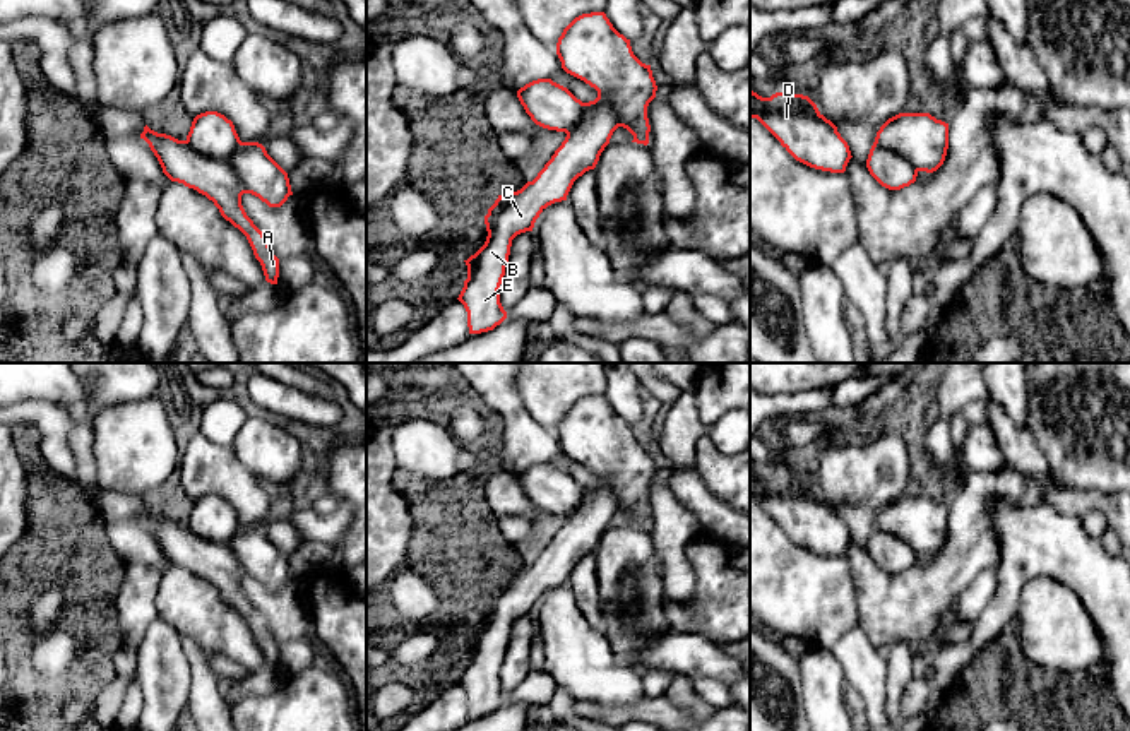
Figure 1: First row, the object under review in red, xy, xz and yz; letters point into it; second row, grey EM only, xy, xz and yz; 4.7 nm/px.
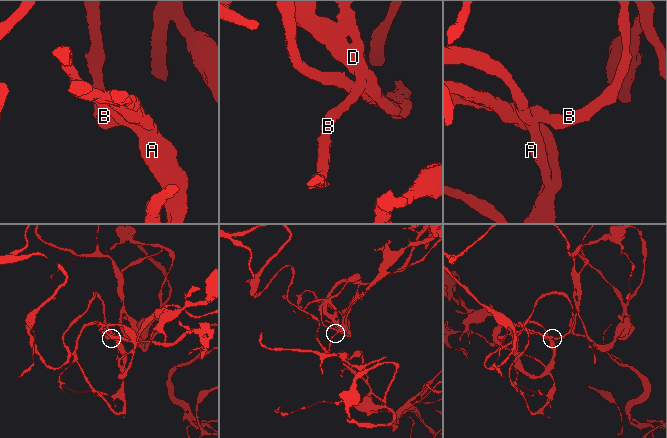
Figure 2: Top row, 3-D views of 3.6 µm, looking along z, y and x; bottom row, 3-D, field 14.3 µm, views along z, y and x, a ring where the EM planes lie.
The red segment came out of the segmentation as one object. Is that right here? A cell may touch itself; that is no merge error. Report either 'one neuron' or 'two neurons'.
one neuron

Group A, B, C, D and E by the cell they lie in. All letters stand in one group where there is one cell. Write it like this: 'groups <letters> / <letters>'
groups A B C D E

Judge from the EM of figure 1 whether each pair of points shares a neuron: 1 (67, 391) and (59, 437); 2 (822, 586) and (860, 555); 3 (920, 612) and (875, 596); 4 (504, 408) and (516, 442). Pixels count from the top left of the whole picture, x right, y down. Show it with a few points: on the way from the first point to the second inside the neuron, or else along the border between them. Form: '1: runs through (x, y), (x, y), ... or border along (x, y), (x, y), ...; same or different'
1: border along (24, 399), (52, 399), (77, 413); different
2: border along (844, 555), (856, 596); different
3: runs through (909, 606), (892, 606), (886, 601); same
4: runs through (511, 416), (516, 433); same

